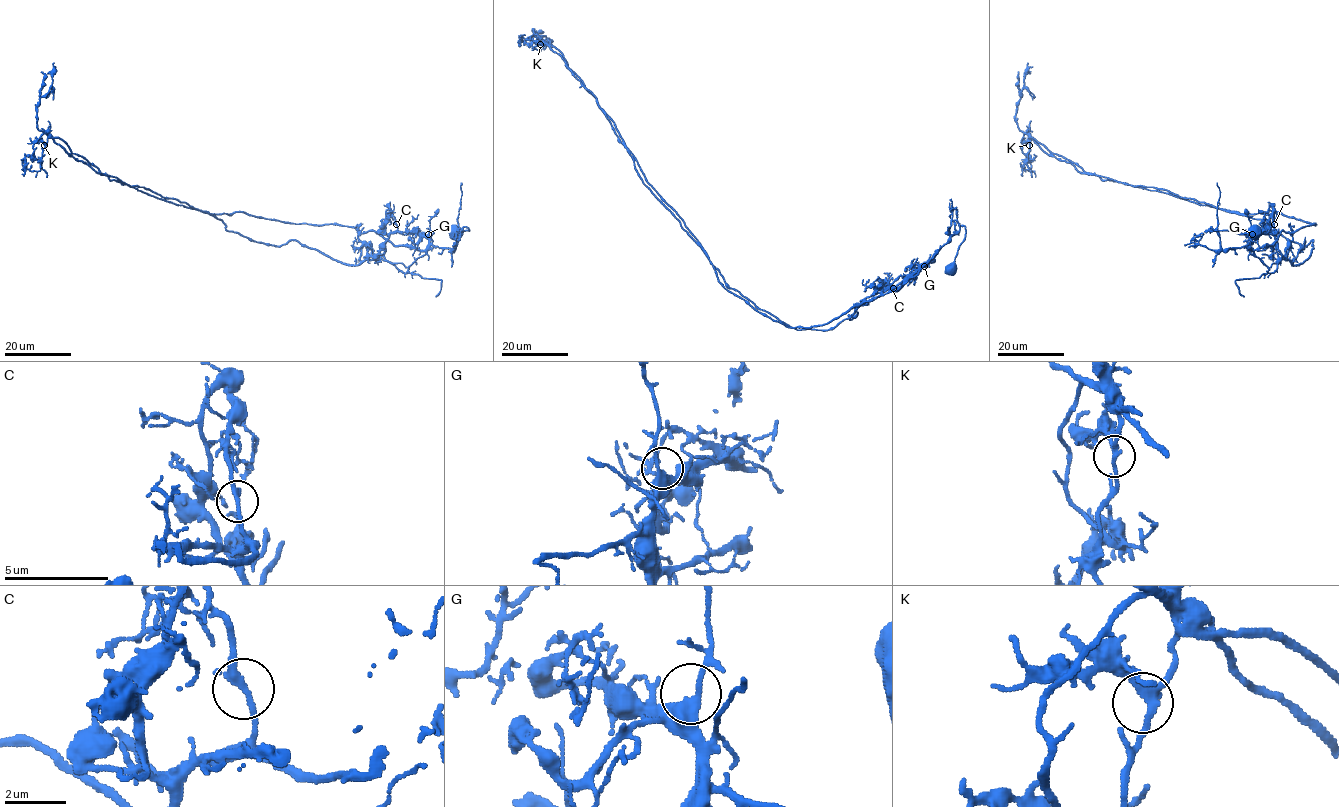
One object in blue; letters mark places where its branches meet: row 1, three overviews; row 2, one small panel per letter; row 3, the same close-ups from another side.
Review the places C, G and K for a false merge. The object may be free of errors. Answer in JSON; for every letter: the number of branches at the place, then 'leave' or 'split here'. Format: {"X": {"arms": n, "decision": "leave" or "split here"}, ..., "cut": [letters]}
{"C": {"arms": 2, "decision": "split here"}, "G": {"arms": 2, "decision": "leave"}, "K": {"arms": 3, "decision": "leave"}, "cut": ["C"]}

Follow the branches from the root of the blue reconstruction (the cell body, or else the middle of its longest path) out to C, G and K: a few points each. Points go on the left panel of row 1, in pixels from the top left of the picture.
C: (452, 231), (460, 234), (469, 230), (462, 229), (454, 250), (434, 246), (418, 233), (402, 234), (396, 225)
G: (452, 231), (460, 234), (469, 230), (465, 226), (462, 229), (454, 250), (434, 246), (428, 234)
K: (452, 231), (469, 230), (454, 250), (420, 251), (354, 227), (208, 214), (98, 173), (51, 137), (44, 145)

